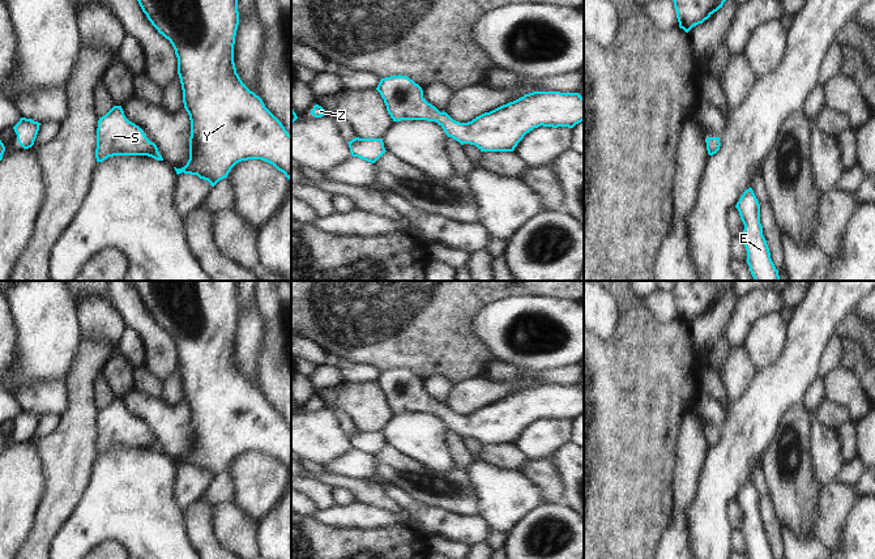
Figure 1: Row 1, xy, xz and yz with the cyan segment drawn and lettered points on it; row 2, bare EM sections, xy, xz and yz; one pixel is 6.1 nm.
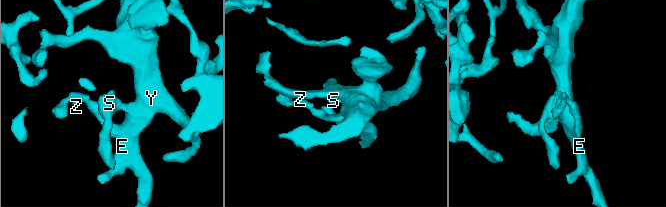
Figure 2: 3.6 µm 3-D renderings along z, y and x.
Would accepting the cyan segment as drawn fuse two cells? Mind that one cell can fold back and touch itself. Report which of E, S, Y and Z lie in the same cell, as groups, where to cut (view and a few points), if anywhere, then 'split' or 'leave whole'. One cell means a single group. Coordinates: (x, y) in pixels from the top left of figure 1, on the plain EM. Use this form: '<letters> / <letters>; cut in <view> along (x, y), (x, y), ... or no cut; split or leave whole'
E S Y Z; no cut; leave whole

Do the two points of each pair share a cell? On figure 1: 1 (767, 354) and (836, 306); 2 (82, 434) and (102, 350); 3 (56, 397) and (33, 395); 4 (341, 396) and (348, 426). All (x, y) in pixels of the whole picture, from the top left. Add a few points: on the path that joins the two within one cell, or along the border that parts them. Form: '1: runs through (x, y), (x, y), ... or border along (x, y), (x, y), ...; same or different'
1: border along (788, 324), (784, 349), (780, 357), (768, 367); different
2: runs through (81, 413), (82, 371); same
3: runs through (51, 397), (38, 397); same
4: border along (327, 405), (336, 404), (357, 429); different

